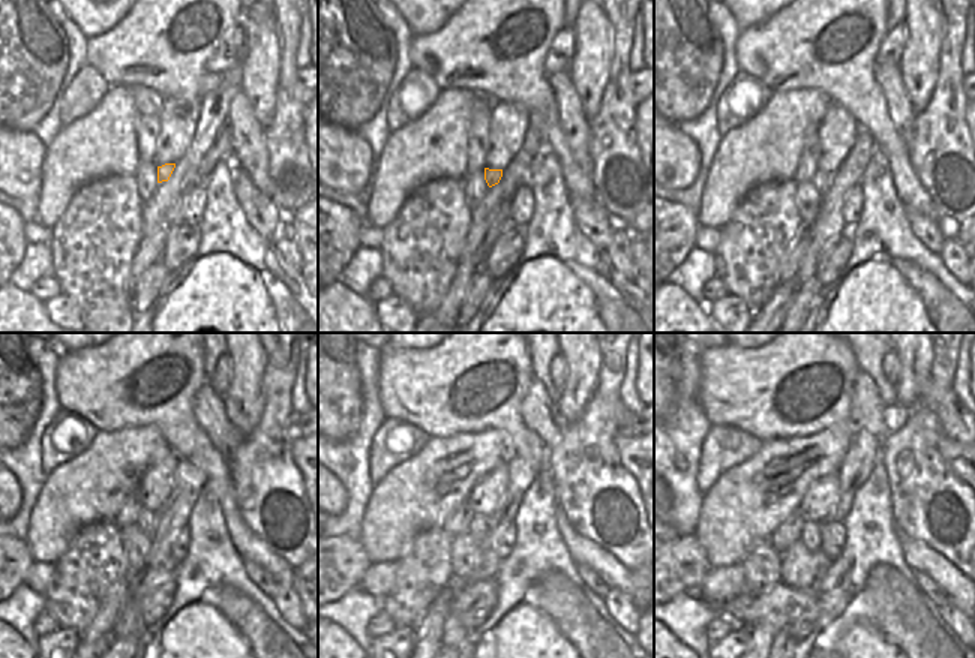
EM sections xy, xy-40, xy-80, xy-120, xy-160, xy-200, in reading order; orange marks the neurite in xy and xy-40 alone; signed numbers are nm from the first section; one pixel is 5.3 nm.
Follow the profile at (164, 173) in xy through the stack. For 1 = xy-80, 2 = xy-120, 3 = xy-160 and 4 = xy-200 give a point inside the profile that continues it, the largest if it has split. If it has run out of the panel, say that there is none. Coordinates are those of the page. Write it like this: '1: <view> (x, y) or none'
1: xy-80 (822, 180)
2: xy-120 (146, 522)
3: xy-160 (480, 526)
4: xy-200 (810, 535)

